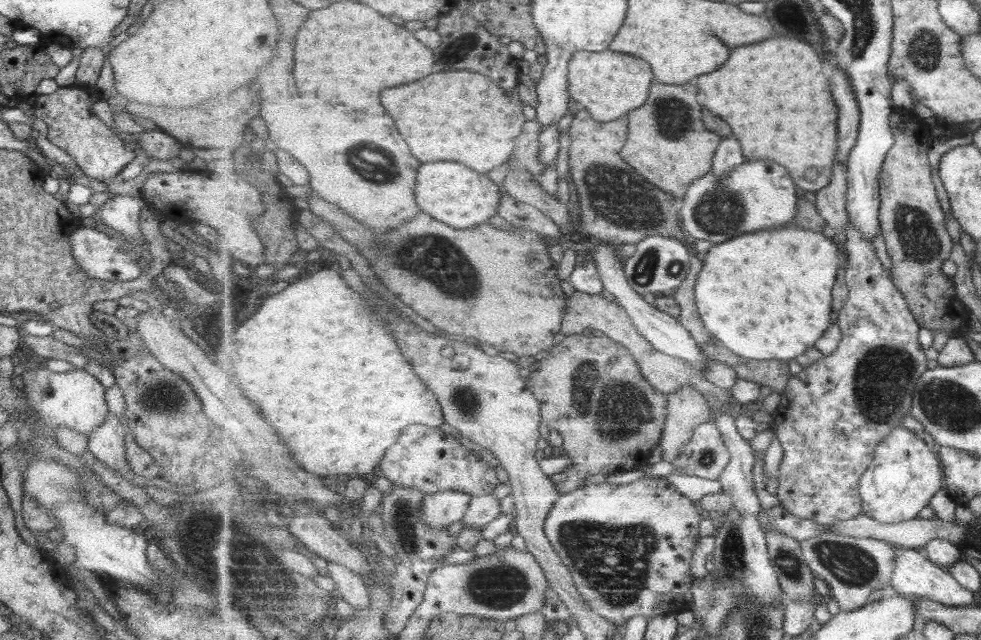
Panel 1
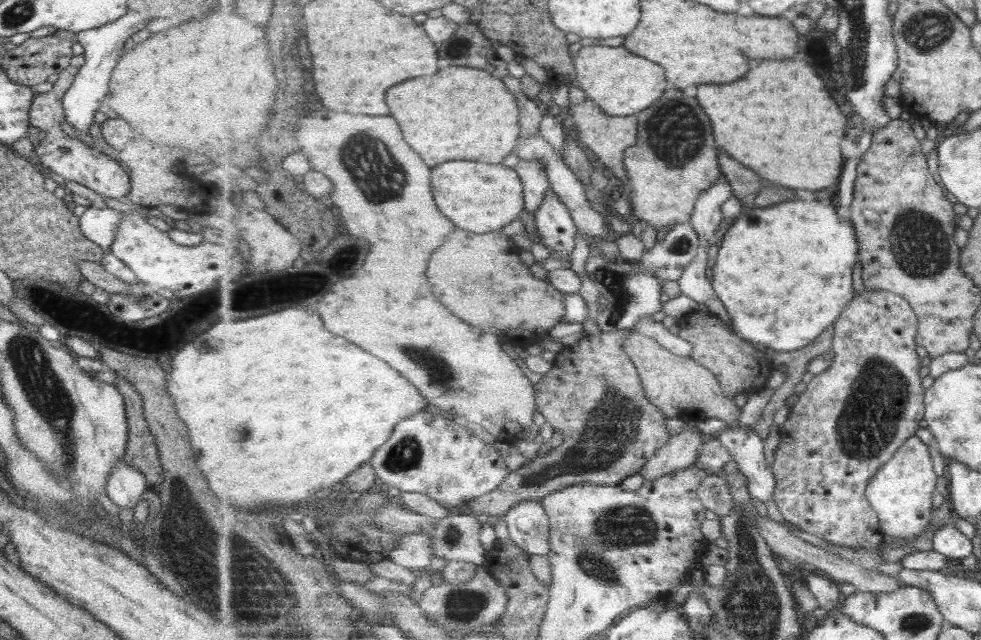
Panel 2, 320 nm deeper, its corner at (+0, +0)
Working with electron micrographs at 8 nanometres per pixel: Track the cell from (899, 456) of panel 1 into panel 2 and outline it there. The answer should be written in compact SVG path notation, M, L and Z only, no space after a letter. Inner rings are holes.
M917 436L907 439L907 443L875 474L866 489L867 499L882 520L885 535L913 539L926 532L933 519L931 512L939 482L937 478L927 444Z

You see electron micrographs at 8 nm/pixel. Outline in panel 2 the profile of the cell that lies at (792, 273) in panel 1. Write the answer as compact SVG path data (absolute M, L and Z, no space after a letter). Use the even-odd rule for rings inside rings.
M795 198L765 208L754 206L730 225L723 237L721 250L718 249L715 262L717 266L713 266L710 276L713 288L718 292L719 298L725 302L727 310L731 312L731 318L735 320L735 326L737 326L735 330L743 338L753 340L754 344L755 342L765 344L765 346L761 346L764 349L771 348L779 353L786 353L805 348L808 344L814 343L826 330L833 328L834 323L837 322L839 316L842 315L848 304L852 302L855 295L853 292L853 270L857 266L857 258L860 258L858 255L860 247L858 232L855 230L854 224L844 216L841 211L830 203L823 203L823 201L820 202L816 199L805 201Z

